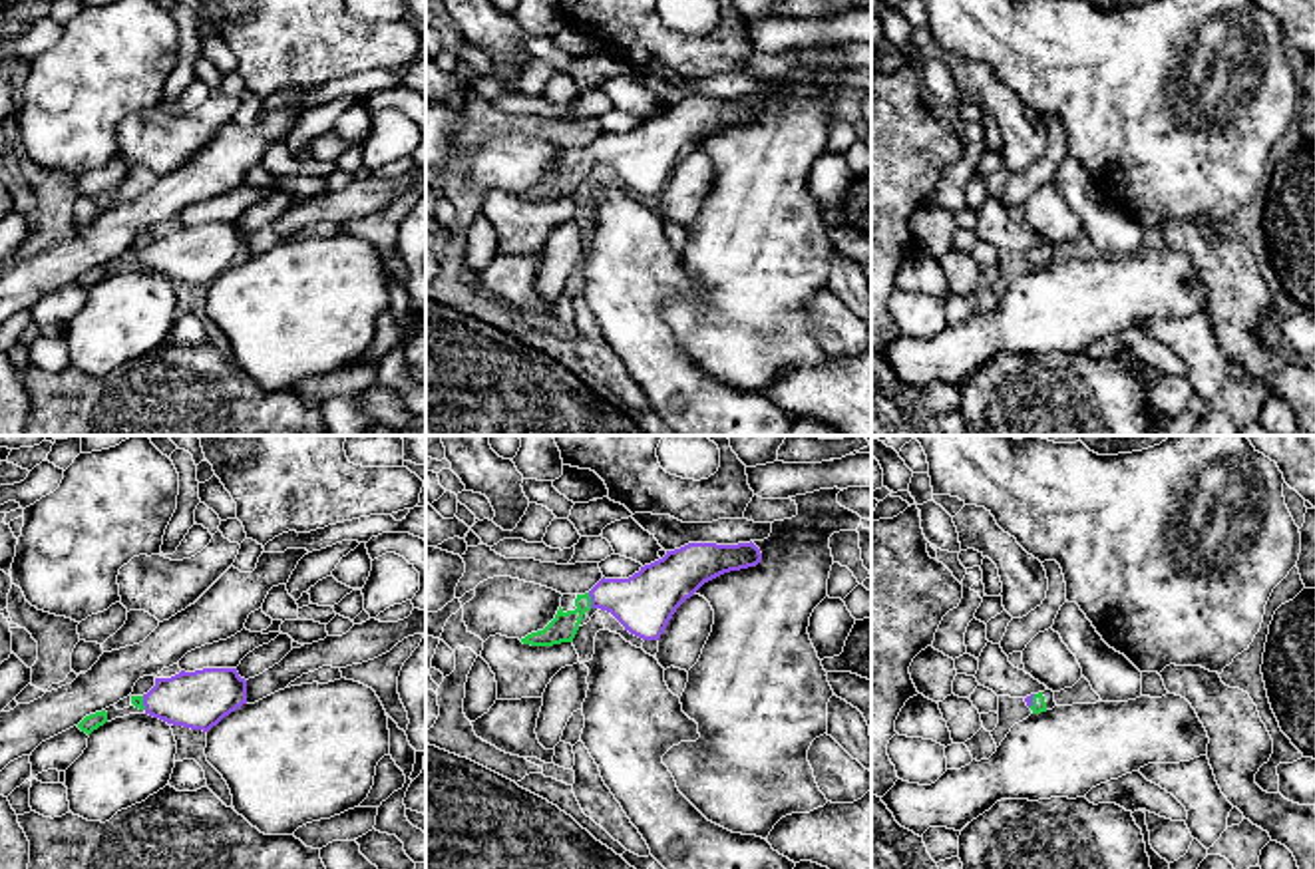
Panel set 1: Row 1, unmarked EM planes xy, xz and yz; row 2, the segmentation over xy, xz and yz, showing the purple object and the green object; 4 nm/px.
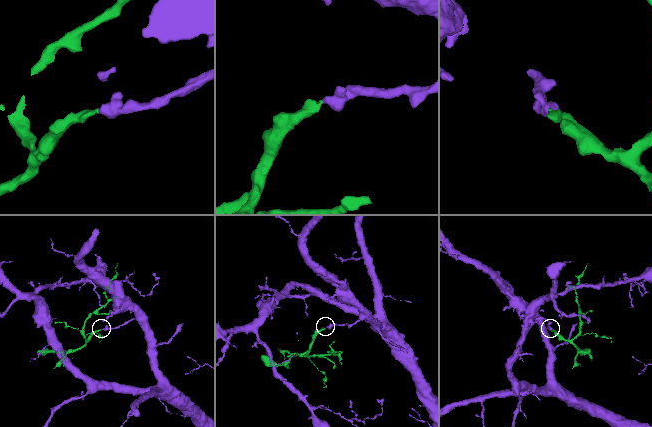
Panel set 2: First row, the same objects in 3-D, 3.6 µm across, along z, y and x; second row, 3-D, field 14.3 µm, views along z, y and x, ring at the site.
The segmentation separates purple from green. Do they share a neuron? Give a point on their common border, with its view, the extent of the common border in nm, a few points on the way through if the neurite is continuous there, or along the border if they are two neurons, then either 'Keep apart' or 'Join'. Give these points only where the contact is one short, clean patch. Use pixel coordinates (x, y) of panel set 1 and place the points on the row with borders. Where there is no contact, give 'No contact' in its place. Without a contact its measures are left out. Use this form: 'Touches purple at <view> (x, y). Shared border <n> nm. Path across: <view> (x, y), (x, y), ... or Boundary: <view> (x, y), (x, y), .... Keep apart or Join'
Touches purple at xz (591, 601). Shared border 70 nm. Path across: xz (643, 603), (591, 601), (563, 627). Join

